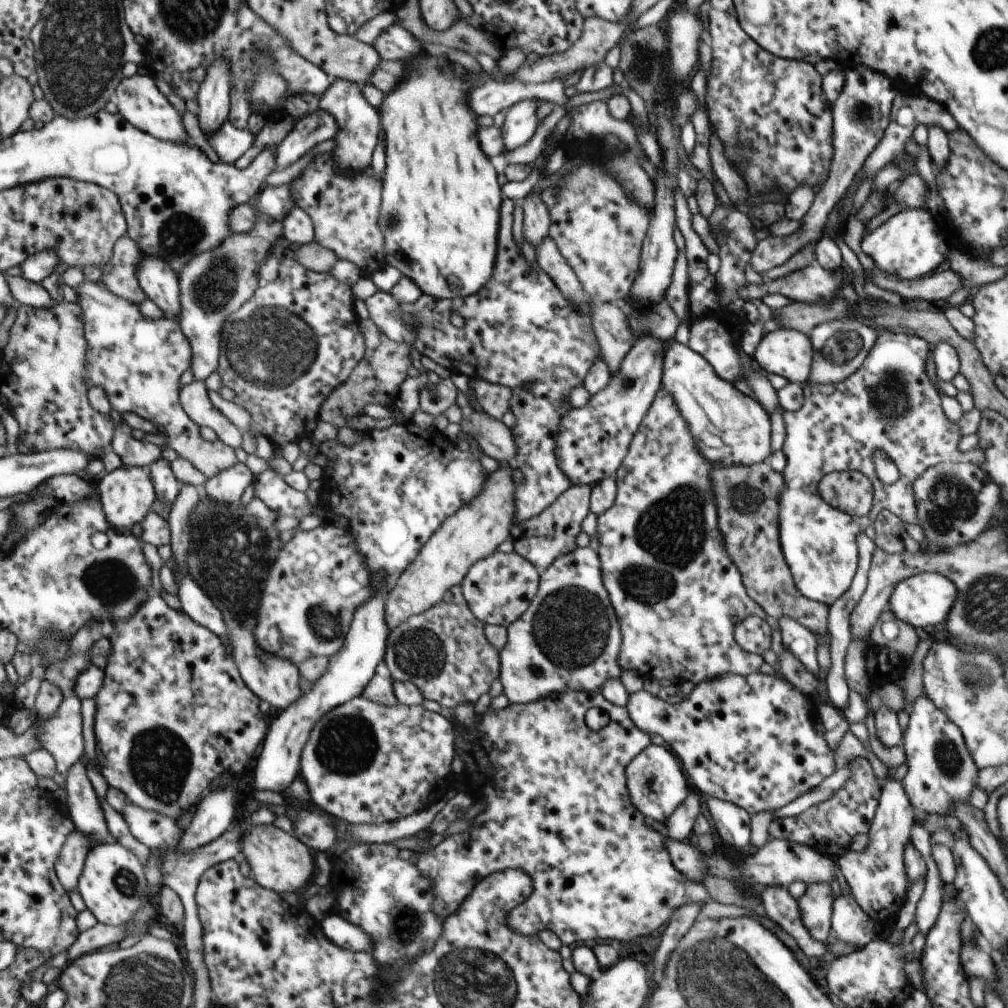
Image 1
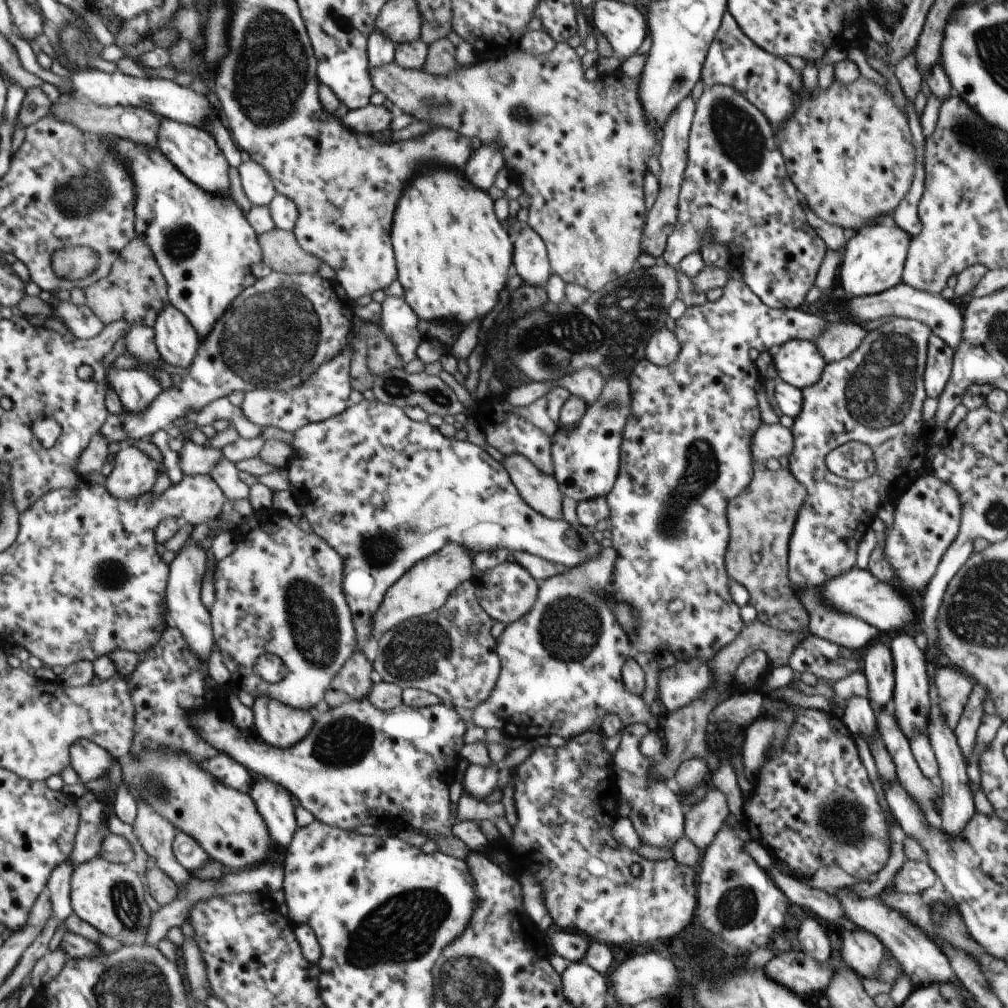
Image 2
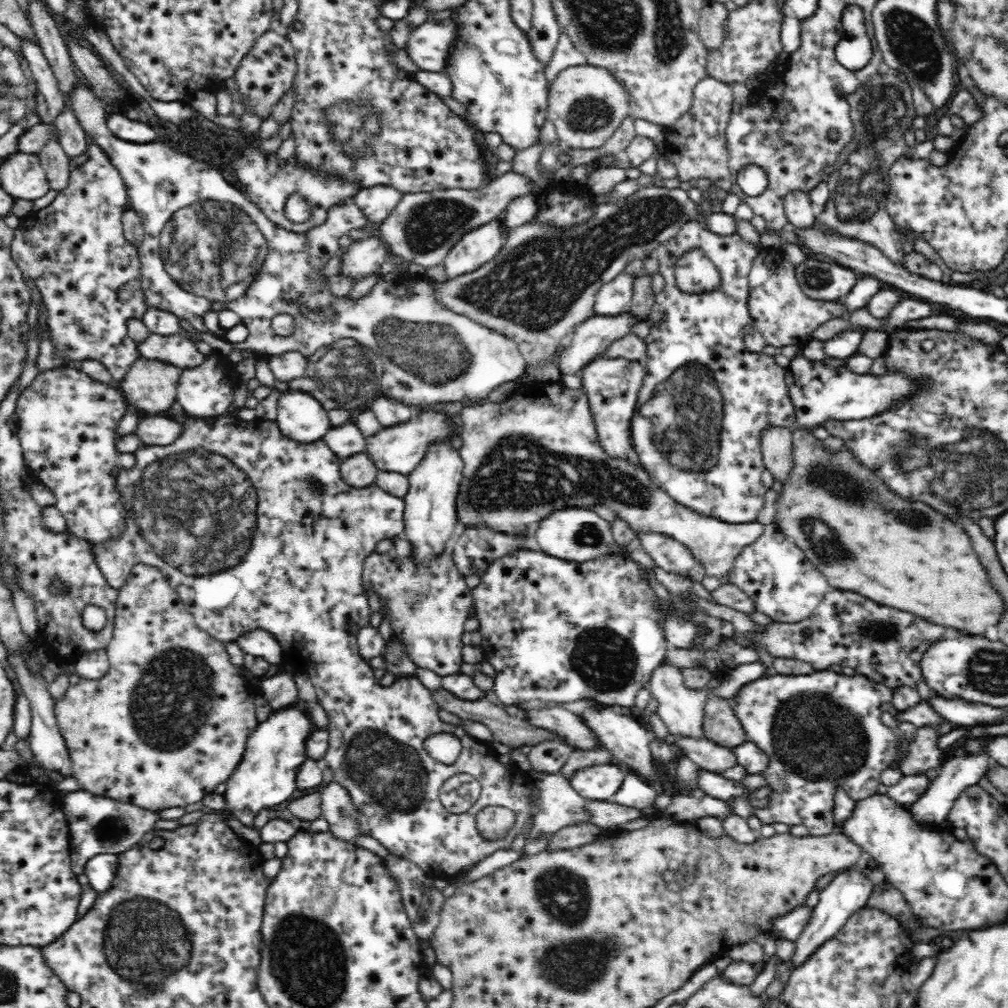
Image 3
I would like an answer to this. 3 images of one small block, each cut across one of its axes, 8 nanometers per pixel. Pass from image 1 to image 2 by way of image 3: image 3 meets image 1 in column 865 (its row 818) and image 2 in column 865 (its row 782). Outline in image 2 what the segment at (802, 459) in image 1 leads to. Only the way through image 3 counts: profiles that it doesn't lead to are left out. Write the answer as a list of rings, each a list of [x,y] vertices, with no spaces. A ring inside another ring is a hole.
[[[902,317],[892,320],[871,330],[866,335],[866,338],[862,339],[862,344],[847,357],[844,357],[840,362],[830,363],[826,366],[824,370],[824,375],[821,380],[817,382],[816,385],[809,386],[808,388],[803,388],[803,407],[798,413],[798,416],[793,420],[793,425],[791,430],[793,433],[793,452],[788,456],[790,472],[796,477],[798,482],[803,484],[806,488],[807,497],[805,503],[803,504],[800,512],[797,514],[795,519],[794,528],[792,531],[792,536],[789,542],[789,579],[791,580],[792,586],[796,587],[800,592],[800,598],[804,601],[806,610],[809,611],[809,626],[808,632],[813,635],[819,636],[824,640],[830,641],[831,643],[837,644],[838,646],[850,649],[856,652],[856,655],[861,657],[863,652],[874,642],[882,636],[881,630],[878,630],[875,626],[867,623],[864,619],[855,617],[850,613],[845,613],[844,611],[839,611],[834,607],[831,607],[824,599],[821,589],[829,582],[830,579],[834,577],[840,577],[843,574],[849,573],[852,569],[858,568],[858,558],[862,558],[862,542],[866,542],[866,538],[870,538],[870,530],[874,530],[874,518],[877,517],[879,510],[884,505],[894,505],[896,502],[900,502],[904,492],[918,480],[922,478],[922,475],[927,474],[927,466],[931,466],[930,459],[930,447],[932,438],[932,429],[930,427],[930,422],[926,421],[926,406],[930,406],[930,395],[926,390],[925,372],[926,372],[926,344],[929,344],[930,336],[932,334],[931,328],[925,323],[914,319],[905,319]],[[850,441],[860,441],[861,443],[867,444],[871,448],[871,451],[875,454],[875,461],[877,466],[876,473],[868,479],[860,481],[849,481],[843,477],[837,476],[832,473],[828,467],[826,467],[826,462],[824,458],[837,446],[845,445]]]

